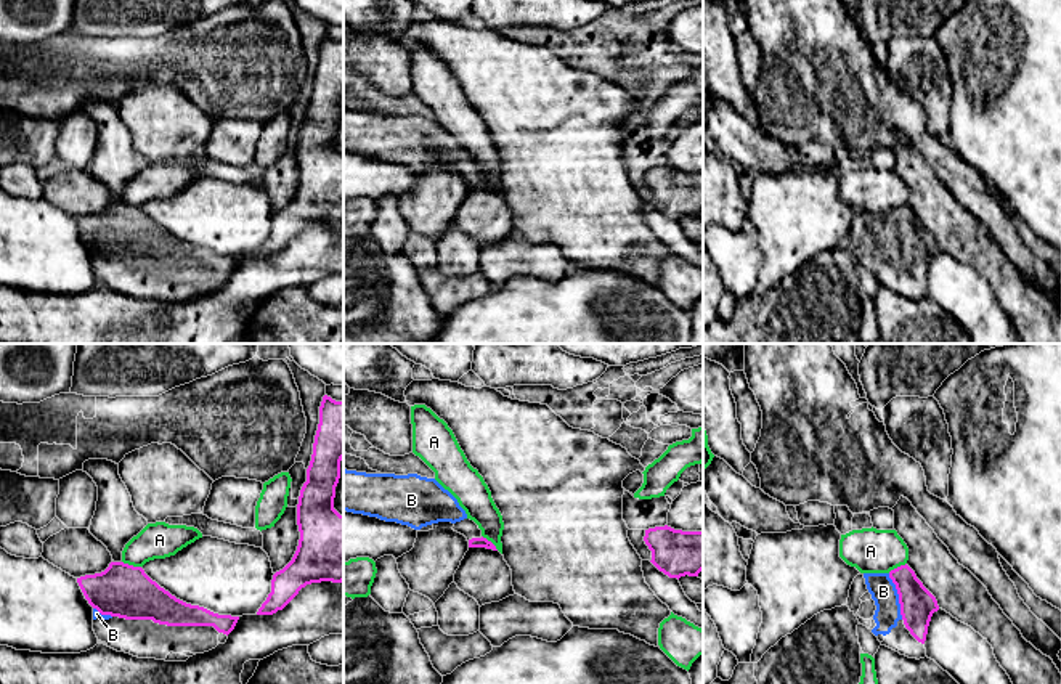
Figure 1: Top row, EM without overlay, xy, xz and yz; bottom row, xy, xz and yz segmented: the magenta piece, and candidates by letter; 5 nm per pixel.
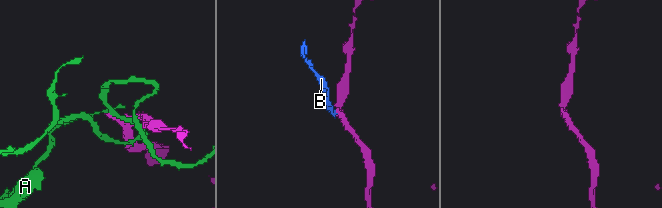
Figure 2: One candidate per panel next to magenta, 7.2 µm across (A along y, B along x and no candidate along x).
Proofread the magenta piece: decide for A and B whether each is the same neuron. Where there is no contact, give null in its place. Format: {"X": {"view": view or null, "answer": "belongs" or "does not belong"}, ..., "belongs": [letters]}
{"A": {"view": "xy", "answer": "does not belong"}, "B": {"view": "yz", "answer": "belongs"}, "belongs": ["B"]}

